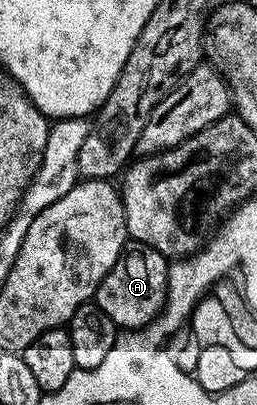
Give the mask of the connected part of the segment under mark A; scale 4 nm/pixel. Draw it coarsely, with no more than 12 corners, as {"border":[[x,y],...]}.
{"border":[[128,242],[93,301],[116,328],[167,302],[168,256]]}

